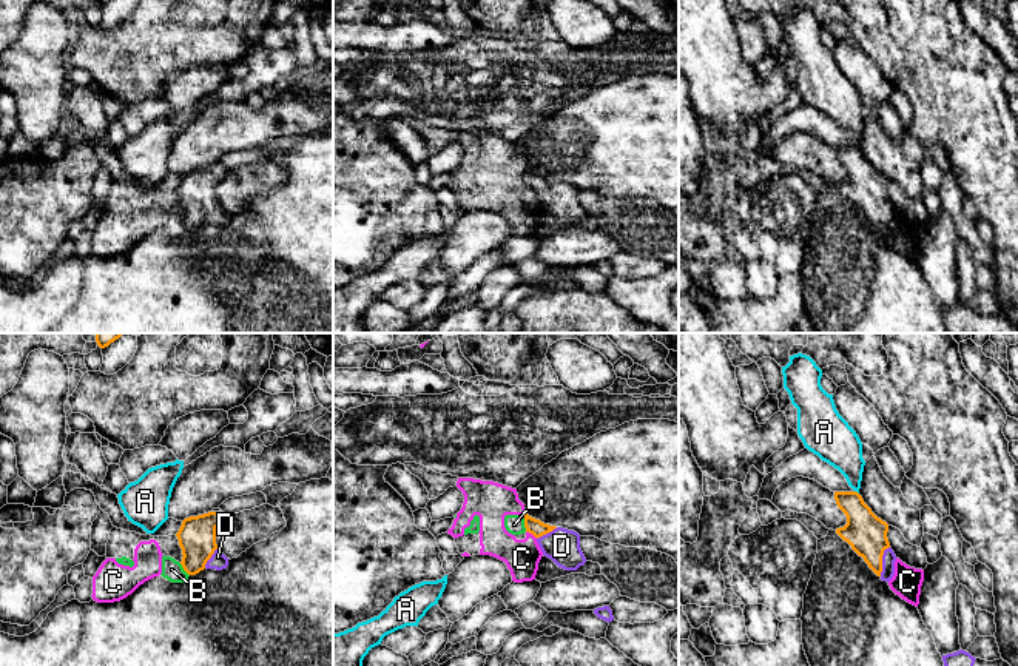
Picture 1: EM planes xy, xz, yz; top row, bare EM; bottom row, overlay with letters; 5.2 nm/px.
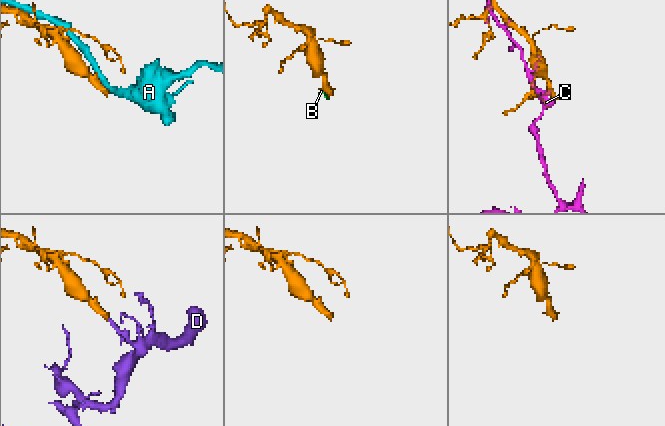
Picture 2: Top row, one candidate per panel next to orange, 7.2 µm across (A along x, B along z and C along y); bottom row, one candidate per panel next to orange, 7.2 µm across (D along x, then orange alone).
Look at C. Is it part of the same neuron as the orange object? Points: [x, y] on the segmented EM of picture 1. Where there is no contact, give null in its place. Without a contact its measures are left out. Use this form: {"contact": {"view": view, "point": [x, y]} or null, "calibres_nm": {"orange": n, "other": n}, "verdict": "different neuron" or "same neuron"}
{"contact": {"view": "xz", "point": [531, 532]}, "calibres_nm": {"orange": 80, "other": 190}, "verdict": "different neuron"}

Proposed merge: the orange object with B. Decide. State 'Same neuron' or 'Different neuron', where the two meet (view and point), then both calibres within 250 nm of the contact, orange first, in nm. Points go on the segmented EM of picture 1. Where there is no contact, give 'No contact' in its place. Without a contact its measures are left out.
Different neuron. Touches orange at xz (525, 523). Thickness 80 nm (orange) against 100 nm

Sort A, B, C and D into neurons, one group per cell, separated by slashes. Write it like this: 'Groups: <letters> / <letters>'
Groups: A / B C / D

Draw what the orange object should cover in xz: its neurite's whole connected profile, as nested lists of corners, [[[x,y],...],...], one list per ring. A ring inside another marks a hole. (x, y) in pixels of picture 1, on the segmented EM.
[[[524,515],[526,532],[537,538],[544,557],[565,570],[577,570],[586,563],[580,549],[580,535],[574,530],[555,527]]]

